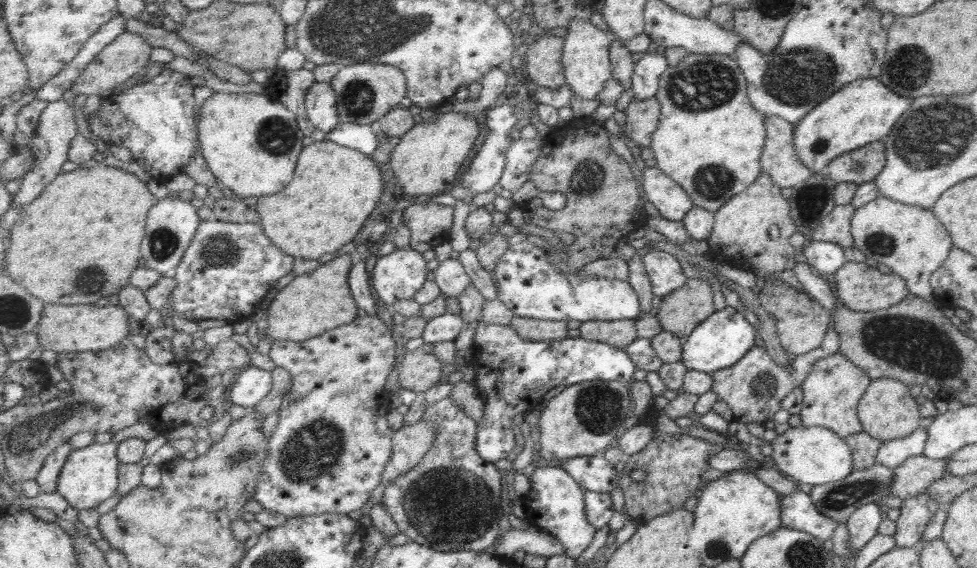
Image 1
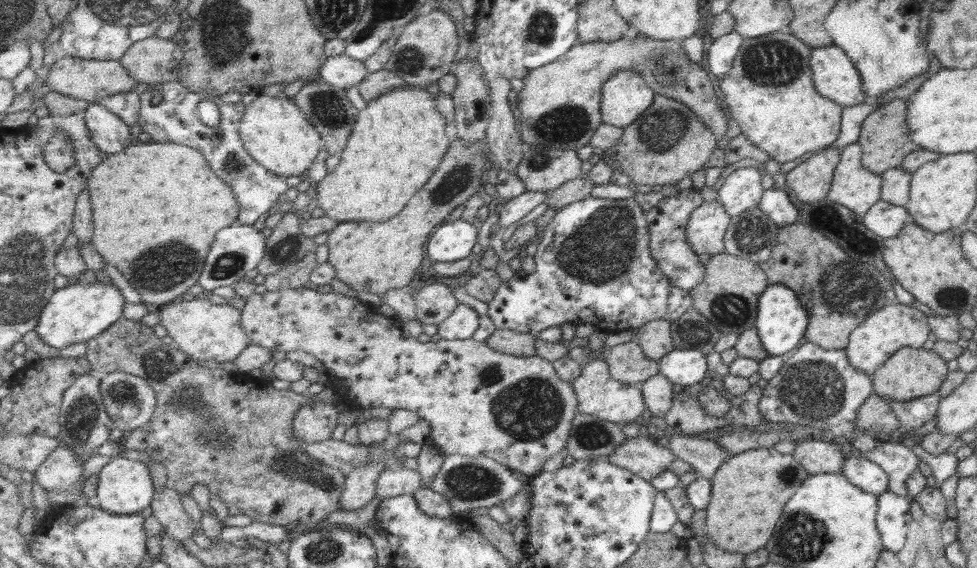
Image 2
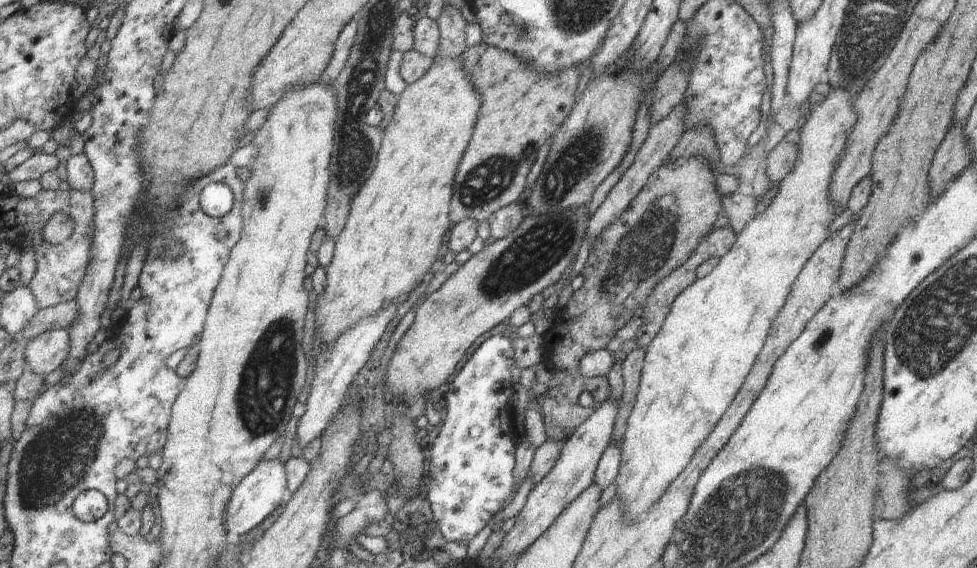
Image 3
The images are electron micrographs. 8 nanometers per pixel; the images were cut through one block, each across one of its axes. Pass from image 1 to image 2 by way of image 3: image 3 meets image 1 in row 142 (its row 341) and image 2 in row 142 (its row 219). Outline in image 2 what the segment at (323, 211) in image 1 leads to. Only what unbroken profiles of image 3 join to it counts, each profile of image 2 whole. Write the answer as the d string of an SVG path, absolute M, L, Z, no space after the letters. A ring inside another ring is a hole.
M407 84L407 86L401 87L401 89L395 89L369 101L367 106L364 109L361 109L359 114L357 114L357 124L355 124L351 139L349 140L349 143L347 143L345 151L340 154L342 156L341 164L339 164L339 167L335 172L329 173L328 176L317 186L317 195L315 195L315 199L317 199L317 207L320 207L324 211L325 216L329 218L337 218L342 223L361 221L385 222L391 218L397 217L407 207L407 204L412 200L411 198L417 195L417 192L429 182L429 178L433 176L433 172L439 168L443 156L447 154L450 138L450 135L447 134L447 125L445 115L441 114L441 111L437 109L436 98L433 98L433 94L429 94L427 90L422 89L421 87L410 86Z

